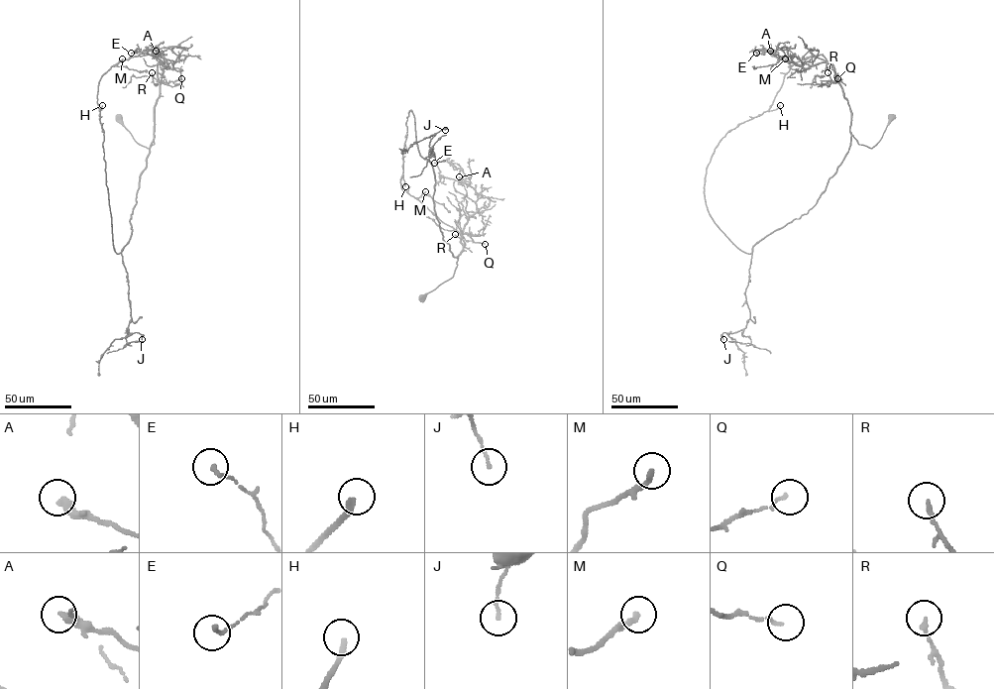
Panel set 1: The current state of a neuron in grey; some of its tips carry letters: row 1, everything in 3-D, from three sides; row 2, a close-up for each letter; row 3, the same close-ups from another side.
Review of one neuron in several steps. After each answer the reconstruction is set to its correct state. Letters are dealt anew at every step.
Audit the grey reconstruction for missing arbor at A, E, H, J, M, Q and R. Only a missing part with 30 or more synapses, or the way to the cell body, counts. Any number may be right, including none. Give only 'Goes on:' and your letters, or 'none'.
Goes on: H, M

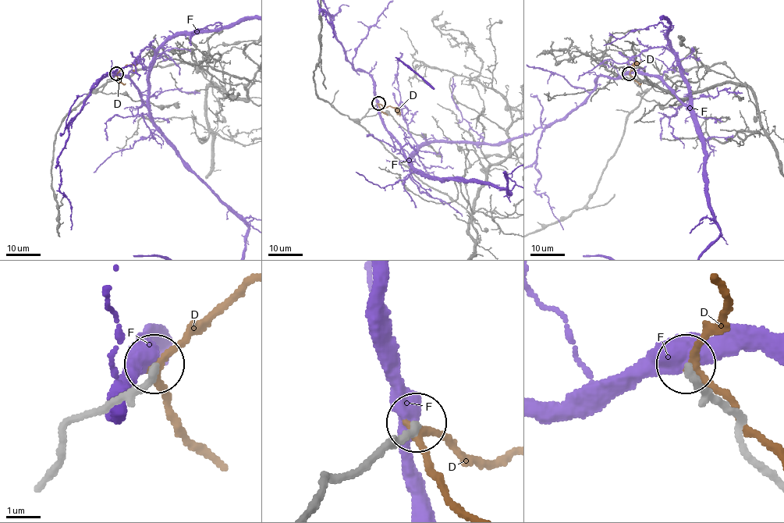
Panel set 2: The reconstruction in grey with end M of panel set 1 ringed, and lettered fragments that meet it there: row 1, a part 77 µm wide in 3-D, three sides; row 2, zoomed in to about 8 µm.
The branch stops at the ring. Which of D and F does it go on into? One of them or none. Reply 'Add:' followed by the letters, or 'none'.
Add: none

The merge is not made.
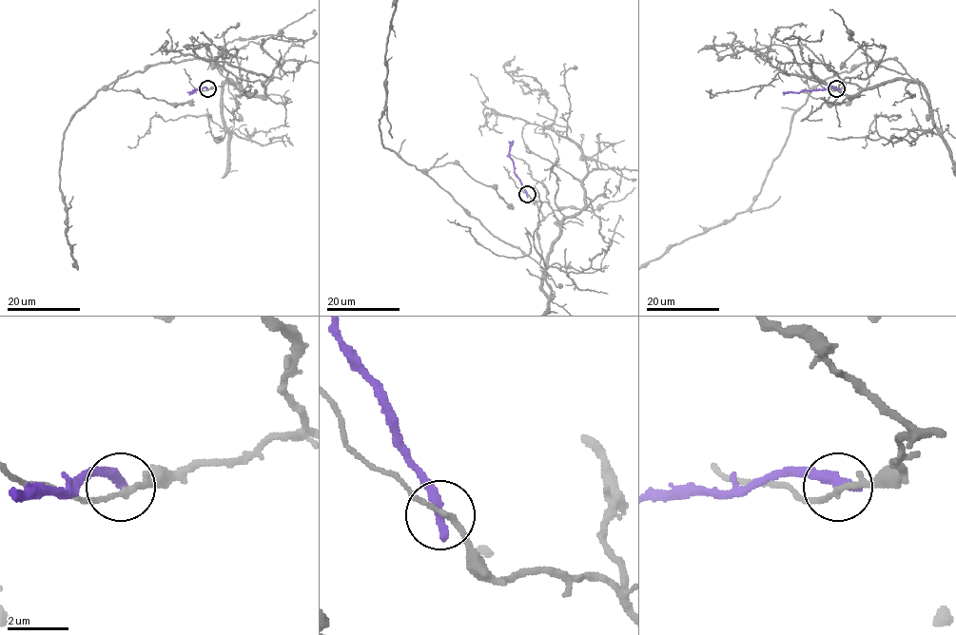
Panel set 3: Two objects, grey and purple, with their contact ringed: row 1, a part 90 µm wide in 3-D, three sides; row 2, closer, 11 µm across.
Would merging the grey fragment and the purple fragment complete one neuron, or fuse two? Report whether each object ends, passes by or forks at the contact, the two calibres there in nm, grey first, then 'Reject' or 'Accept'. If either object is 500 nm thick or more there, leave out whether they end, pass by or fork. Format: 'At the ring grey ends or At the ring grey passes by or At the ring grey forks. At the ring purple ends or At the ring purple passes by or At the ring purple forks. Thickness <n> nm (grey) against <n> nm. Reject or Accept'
At the ring grey passes by. At the ring purple ends. Thickness 170 nm (grey) against 380 nm. Reject

